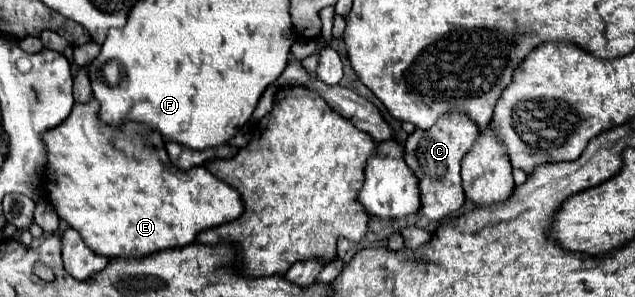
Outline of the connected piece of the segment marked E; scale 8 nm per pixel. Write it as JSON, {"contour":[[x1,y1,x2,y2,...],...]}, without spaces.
{"contour":[[90,98,86,104,74,104,70,116,54,130,42,134,42,140,48,158,44,182,50,204,62,220,78,230,90,250,106,258,148,256,158,250,192,244,198,232,232,222,244,210,240,194,212,176,204,166,178,170,170,164,164,138,158,130,140,122,124,122,122,126,102,124,96,98]]}

